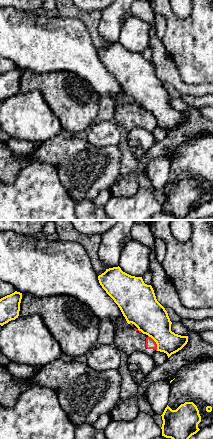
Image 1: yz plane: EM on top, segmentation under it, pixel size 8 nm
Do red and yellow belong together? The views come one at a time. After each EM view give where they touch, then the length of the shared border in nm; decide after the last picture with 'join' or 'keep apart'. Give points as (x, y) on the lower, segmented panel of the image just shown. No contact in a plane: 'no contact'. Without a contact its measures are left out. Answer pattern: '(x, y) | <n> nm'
(155, 343) | 150 nm

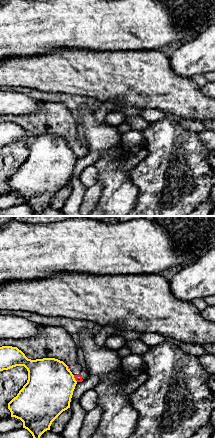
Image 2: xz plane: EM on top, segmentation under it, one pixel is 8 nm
(74, 377) | 70 nm

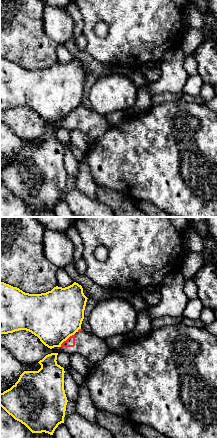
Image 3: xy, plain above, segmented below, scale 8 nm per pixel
(67, 339) | 160 nm

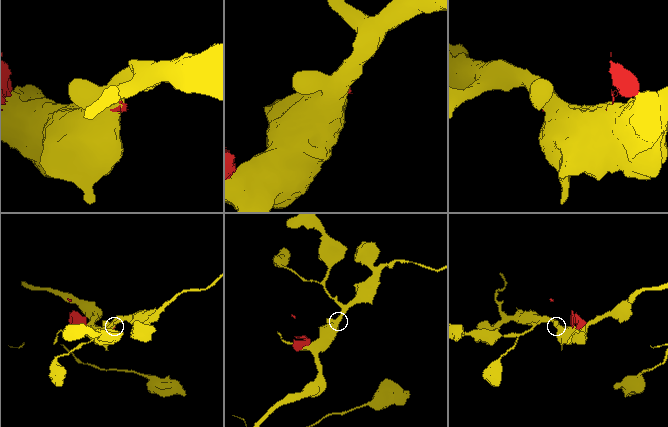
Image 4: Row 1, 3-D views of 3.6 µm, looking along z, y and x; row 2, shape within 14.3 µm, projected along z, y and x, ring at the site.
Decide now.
keep apart

